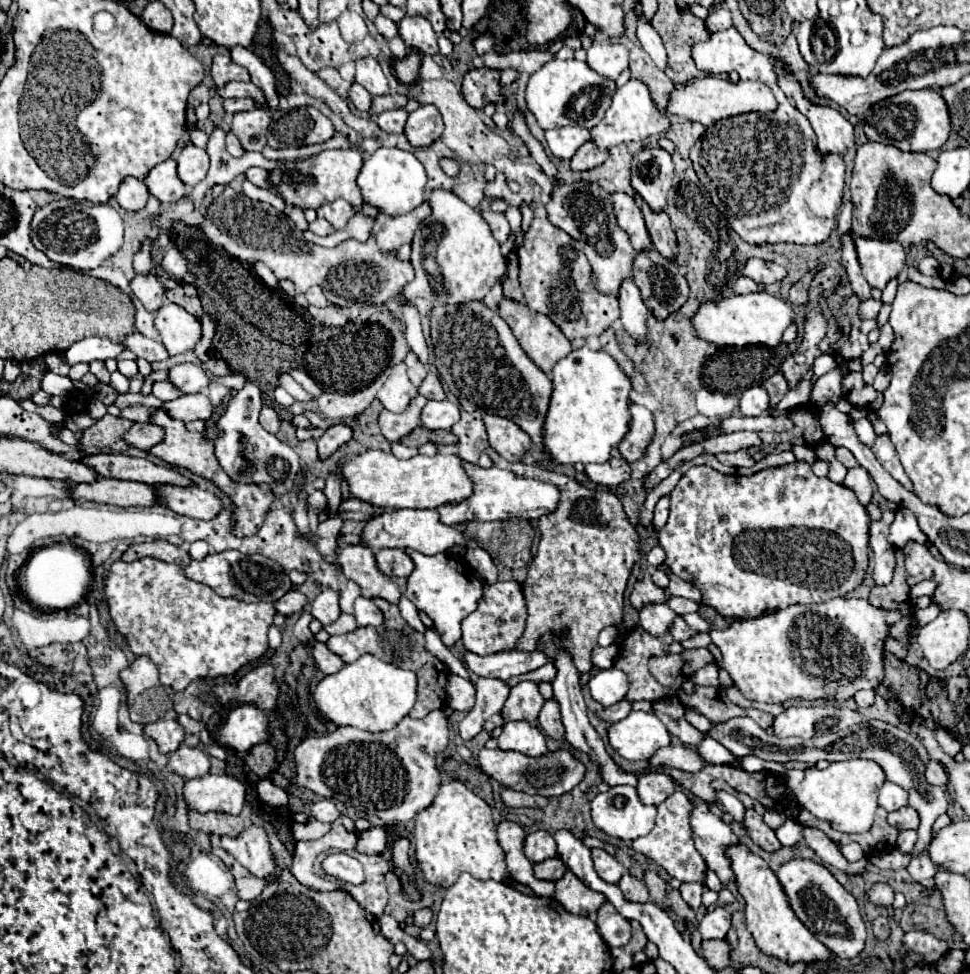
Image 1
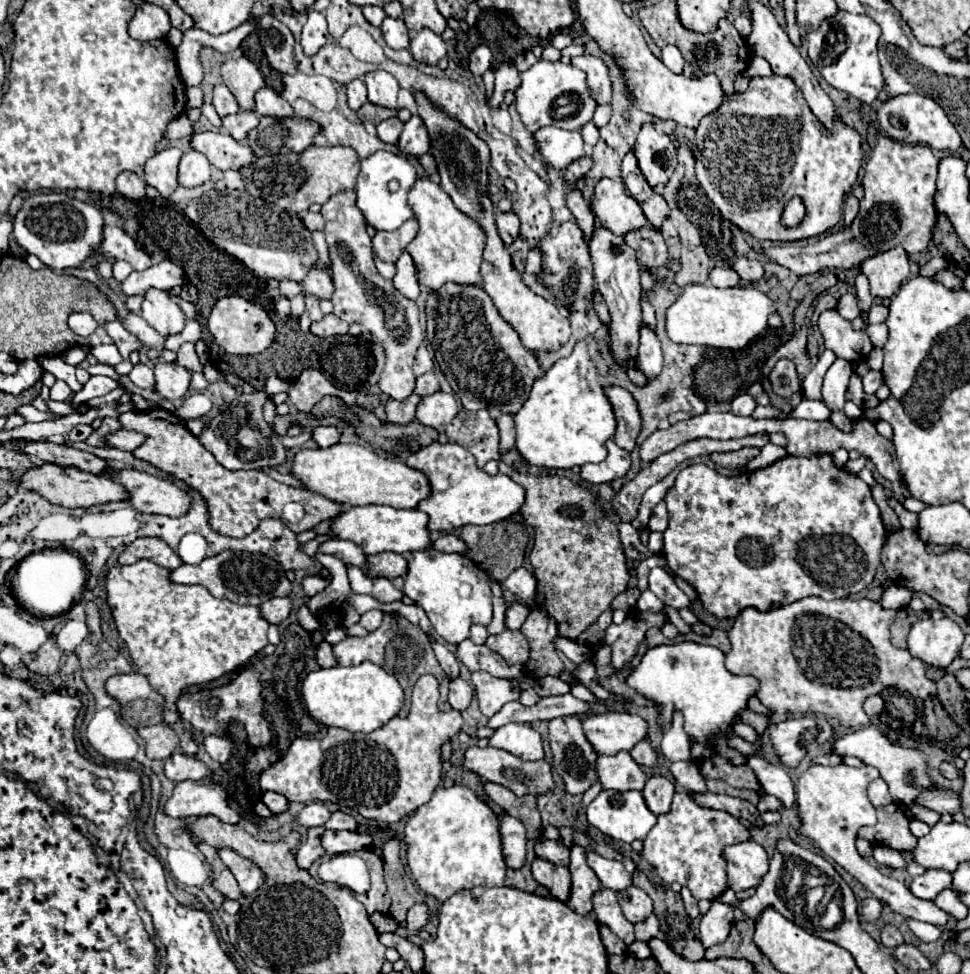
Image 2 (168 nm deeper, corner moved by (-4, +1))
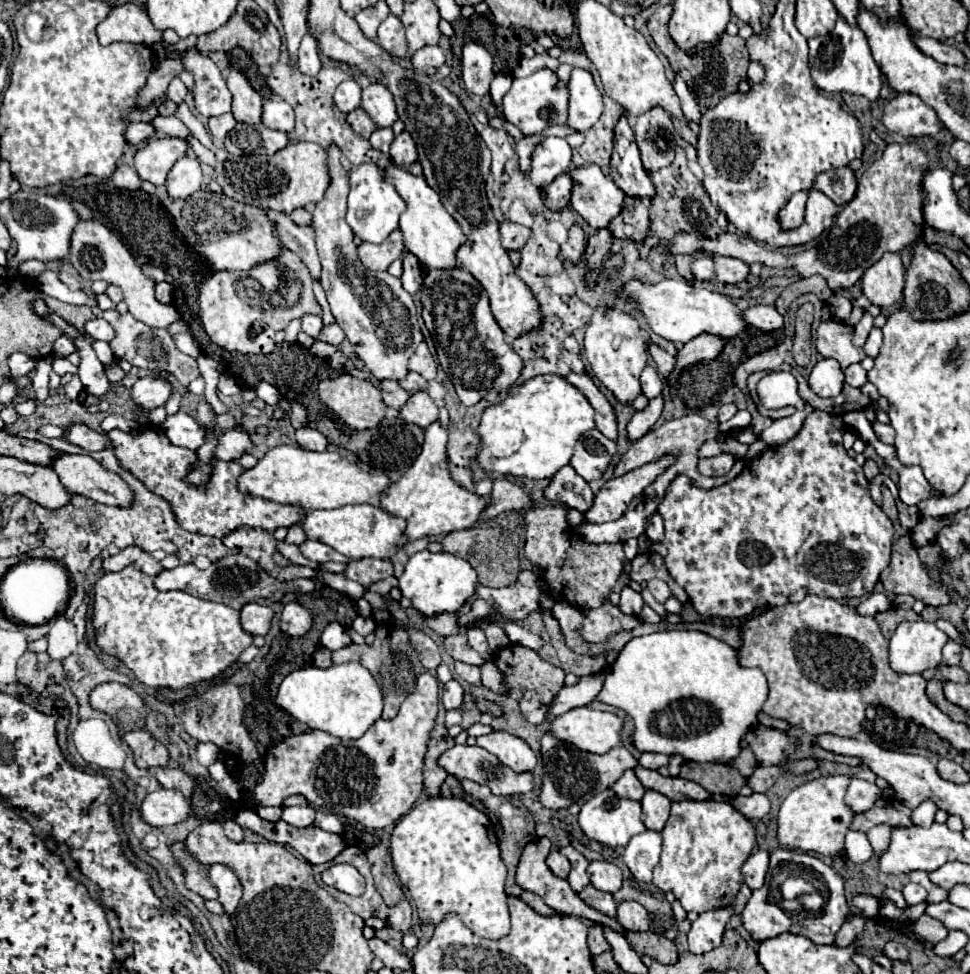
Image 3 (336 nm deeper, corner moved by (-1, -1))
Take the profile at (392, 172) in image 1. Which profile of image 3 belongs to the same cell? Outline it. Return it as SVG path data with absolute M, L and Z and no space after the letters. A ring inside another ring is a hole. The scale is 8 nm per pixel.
M360 164L356 170L350 172L346 222L362 242L372 242L372 244L384 242L390 236L390 232L398 230L398 218L404 210L406 210L406 202L400 198L394 186L384 180L384 172L380 166Z

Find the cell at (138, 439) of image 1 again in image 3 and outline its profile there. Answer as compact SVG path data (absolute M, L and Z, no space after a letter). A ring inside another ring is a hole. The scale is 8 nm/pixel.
M70 424L66 428L66 434L64 438L70 442L70 444L76 444L88 452L92 450L104 450L106 444L108 444L108 438L86 428L86 424Z

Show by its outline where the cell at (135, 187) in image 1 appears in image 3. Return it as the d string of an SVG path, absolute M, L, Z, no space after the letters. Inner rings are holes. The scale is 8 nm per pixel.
M120 164L116 168L116 172L112 174L112 182L114 182L116 188L122 188L122 190L138 190L140 184L142 184L136 170L128 164Z

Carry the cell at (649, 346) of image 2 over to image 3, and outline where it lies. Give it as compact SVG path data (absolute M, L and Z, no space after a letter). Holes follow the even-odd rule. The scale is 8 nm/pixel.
M646 366L642 376L640 376L640 382L642 382L642 394L652 400L656 396L662 394L662 388L664 388L664 382L662 378L658 376L658 372L652 368L652 366Z

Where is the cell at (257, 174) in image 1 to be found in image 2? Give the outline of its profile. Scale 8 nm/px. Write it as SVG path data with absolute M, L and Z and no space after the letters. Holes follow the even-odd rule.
M201 132L191 136L191 146L207 156L207 160L219 170L241 170L253 164L257 156L251 146L239 144L223 132ZM229 144L229 148L227 148Z

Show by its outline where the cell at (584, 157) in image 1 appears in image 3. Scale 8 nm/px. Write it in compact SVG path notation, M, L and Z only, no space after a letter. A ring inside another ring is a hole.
M560 174L558 178L554 178L554 182L548 184L542 190L546 208L552 210L552 212L558 212L558 210L566 208L568 202L570 202L570 190L572 190L572 178L570 176Z

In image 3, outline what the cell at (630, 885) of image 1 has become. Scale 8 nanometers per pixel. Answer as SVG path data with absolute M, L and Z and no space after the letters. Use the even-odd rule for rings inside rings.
M632 900L618 904L616 920L626 930L634 930L634 932L646 932L650 926L650 918L648 918L648 912L644 910L644 906L640 906L638 902L632 902Z

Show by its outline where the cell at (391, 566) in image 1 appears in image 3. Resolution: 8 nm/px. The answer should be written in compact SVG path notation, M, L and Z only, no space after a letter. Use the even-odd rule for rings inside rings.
M360 558L360 560L352 560L346 564L344 576L350 580L360 582L362 586L370 586L378 580L384 580L388 576L392 576L394 566L390 560L378 560L378 558Z

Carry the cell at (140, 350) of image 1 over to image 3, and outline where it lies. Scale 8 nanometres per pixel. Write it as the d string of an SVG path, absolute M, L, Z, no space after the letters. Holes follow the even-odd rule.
M94 318L94 320L88 320L86 326L84 326L86 334L94 340L104 340L104 342L110 342L116 332L112 330L112 326L108 326L108 322L104 322L102 318Z

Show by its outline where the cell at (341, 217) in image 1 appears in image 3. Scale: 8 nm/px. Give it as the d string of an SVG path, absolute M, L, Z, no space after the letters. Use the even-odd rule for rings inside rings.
M328 146L326 152L330 184L324 198L312 212L312 228L316 230L316 246L322 260L320 284L328 296L336 322L344 330L354 352L366 364L366 370L372 372L378 380L402 380L408 374L410 356L424 340L416 320L416 304L412 294L402 288L400 278L394 278L388 272L366 270L358 260L354 234L344 222L346 196L350 190L348 172L340 164L342 154L338 146Z

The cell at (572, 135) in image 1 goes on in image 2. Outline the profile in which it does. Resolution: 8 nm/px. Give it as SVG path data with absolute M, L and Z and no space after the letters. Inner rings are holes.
M547 126L535 132L535 140L543 160L553 168L567 168L573 160L585 156L583 138L579 132Z

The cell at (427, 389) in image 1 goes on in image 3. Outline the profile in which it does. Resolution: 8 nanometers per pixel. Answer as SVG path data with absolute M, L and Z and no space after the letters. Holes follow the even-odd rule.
M408 372L408 376L404 378L404 380L400 380L398 382L404 390L408 390L408 392L418 392L418 390L426 390L426 386L428 386L428 382L418 374L418 372Z

